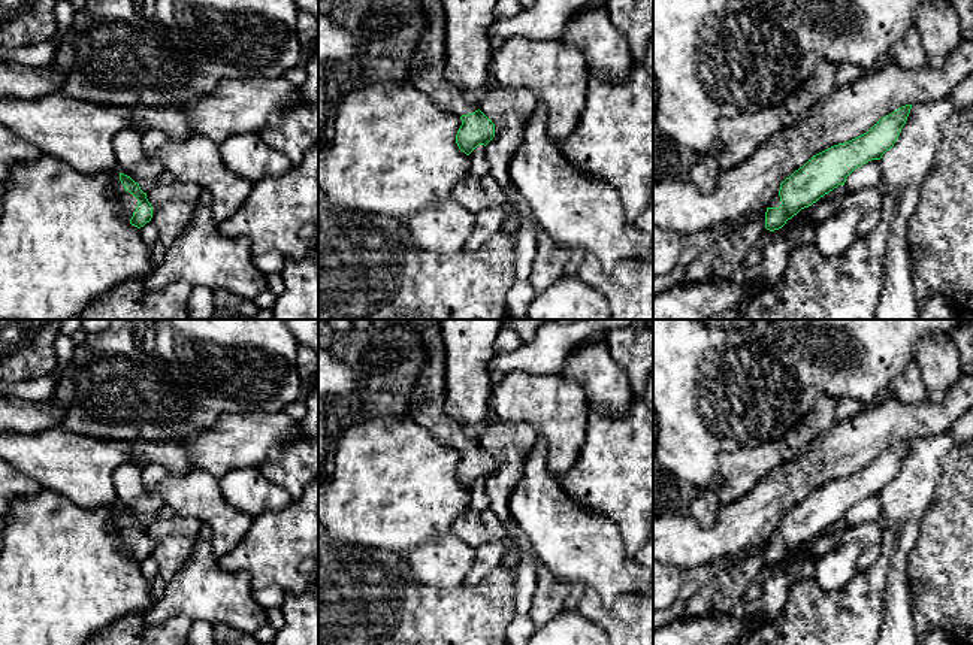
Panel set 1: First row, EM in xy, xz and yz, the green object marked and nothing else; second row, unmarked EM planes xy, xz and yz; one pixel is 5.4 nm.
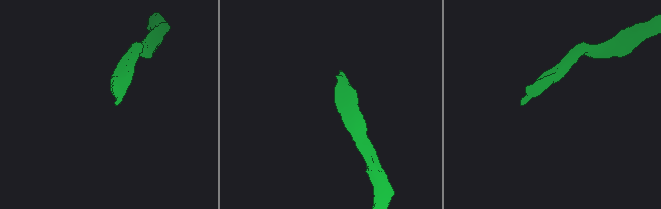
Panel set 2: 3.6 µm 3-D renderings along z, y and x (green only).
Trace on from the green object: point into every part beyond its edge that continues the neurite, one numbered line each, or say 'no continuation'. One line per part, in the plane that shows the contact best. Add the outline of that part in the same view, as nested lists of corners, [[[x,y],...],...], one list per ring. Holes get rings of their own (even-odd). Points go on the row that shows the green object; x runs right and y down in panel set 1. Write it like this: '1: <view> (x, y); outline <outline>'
1: xy (126, 203); outline [[[120,178],[112,184],[109,194],[115,202],[117,214],[130,221],[139,205],[138,199],[124,188]]]

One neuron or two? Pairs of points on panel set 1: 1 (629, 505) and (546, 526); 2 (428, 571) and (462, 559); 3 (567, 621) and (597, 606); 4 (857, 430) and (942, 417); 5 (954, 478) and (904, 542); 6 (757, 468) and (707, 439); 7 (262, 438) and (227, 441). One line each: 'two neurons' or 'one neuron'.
1: two neurons
2: one neuron
3: two neurons
4: one neuron
5: two neurons
6: two neurons
7: one neuron

